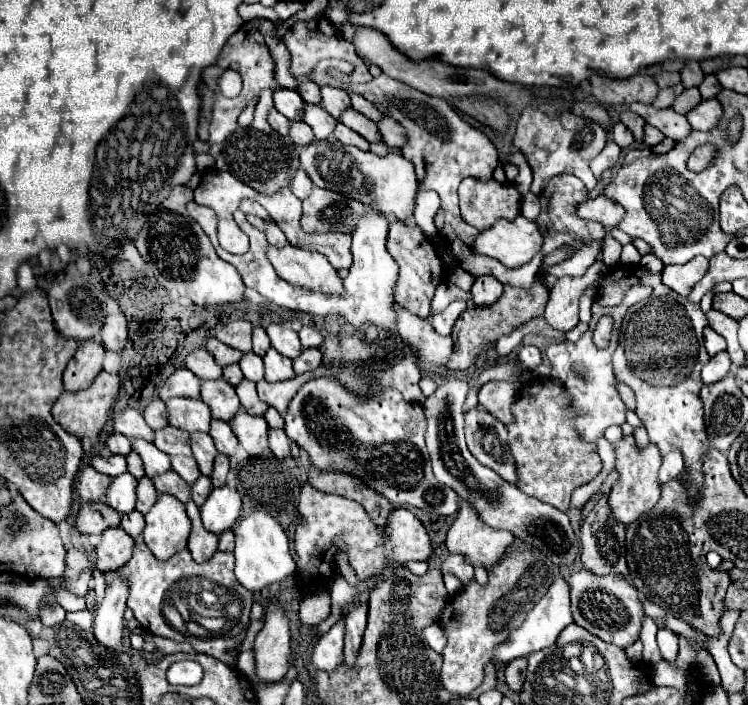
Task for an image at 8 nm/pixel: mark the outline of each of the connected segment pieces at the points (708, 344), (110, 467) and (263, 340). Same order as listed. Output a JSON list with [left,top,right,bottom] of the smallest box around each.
[[703,325,725,357],[91,455,127,477],[253,327,271,357]]

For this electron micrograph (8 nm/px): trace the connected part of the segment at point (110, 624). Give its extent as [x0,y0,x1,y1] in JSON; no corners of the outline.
[93,577,129,653]

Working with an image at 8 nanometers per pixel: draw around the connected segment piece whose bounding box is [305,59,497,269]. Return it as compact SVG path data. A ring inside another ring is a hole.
M327 59L327 61L317 63L313 67L313 71L305 79L317 83L319 87L329 85L329 87L341 87L347 93L359 93L369 103L379 107L381 113L385 113L387 117L393 117L395 121L399 121L407 129L407 141L409 143L407 143L407 147L403 147L403 157L409 159L415 165L415 173L417 173L417 179L419 179L419 189L439 193L441 209L445 213L445 225L439 231L439 235L445 239L445 243L449 245L453 255L459 259L459 265L465 269L467 257L475 253L473 243L475 243L479 231L475 227L467 225L461 219L457 187L467 177L473 177L473 179L479 179L479 181L489 181L493 177L493 171L497 167L497 149L493 147L493 143L479 129L465 123L451 109L451 105L441 97L425 95L425 93L421 93L421 91L417 91L417 89L413 89L413 87L409 87L409 85L405 85L401 81L395 81L395 79L383 75L383 73L379 77L373 77L369 83L347 85L347 83L329 79L329 75L325 75L327 67L335 67L335 69L341 69L345 73L353 71L353 65L349 61Z

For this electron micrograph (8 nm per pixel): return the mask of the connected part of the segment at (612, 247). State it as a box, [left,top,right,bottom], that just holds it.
[601,235,623,267]

